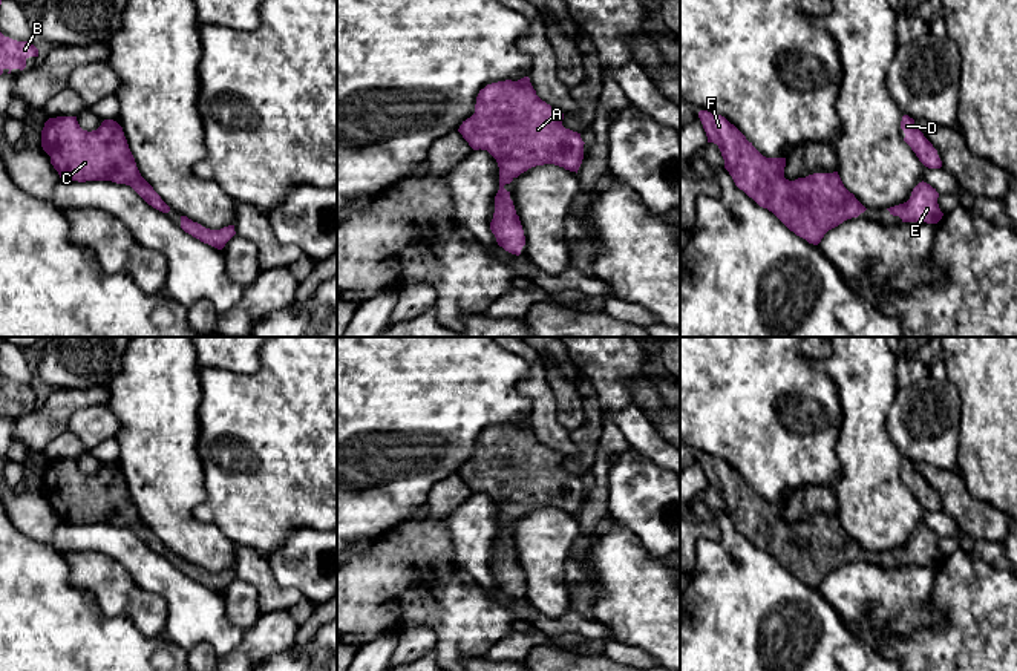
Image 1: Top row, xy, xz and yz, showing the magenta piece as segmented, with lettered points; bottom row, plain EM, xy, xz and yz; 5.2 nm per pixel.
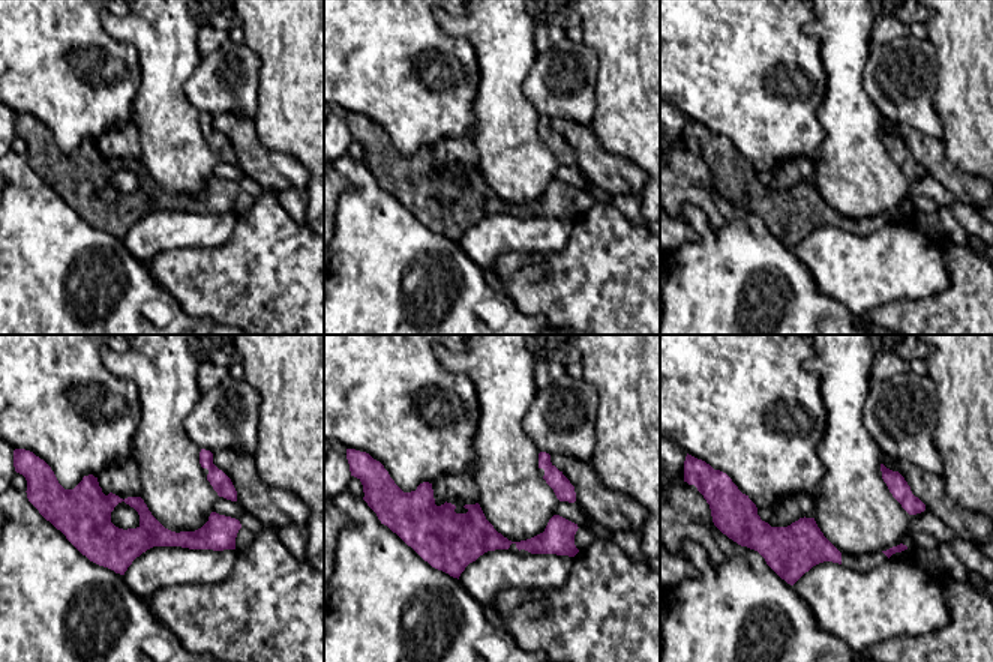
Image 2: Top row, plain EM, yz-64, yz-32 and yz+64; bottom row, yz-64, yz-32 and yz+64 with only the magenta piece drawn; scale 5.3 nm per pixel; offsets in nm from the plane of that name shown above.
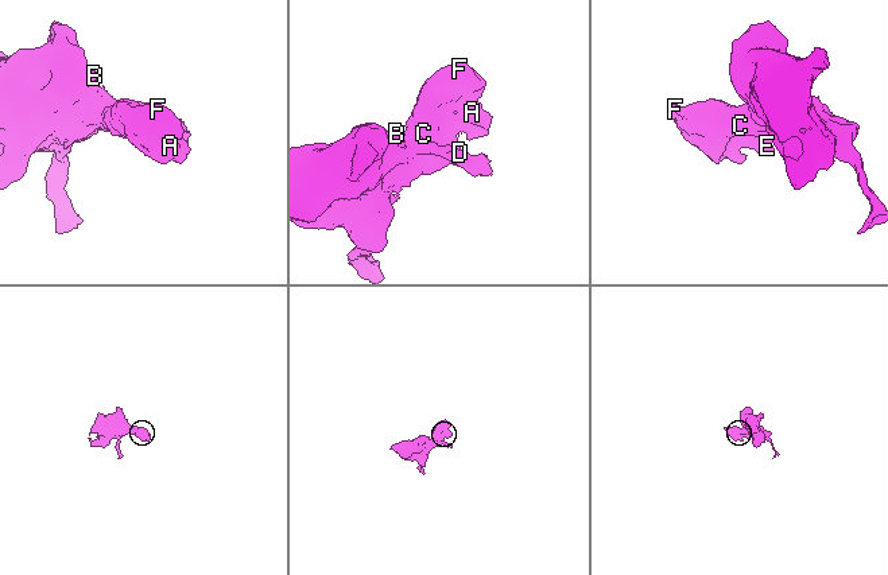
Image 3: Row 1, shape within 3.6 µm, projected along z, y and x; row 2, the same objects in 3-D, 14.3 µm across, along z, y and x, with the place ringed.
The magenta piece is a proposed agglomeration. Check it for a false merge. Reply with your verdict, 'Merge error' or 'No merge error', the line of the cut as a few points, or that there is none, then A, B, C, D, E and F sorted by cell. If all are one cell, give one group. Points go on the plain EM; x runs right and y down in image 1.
No merge error. No split. Groups: A B C D E F

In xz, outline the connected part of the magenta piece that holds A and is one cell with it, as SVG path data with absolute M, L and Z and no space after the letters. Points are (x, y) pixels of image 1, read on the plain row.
M530 421L518 424L505 423L487 427L479 434L475 457L463 464L458 475L473 493L487 493L499 510L499 533L495 539L495 556L490 573L499 590L519 599L525 588L524 573L516 558L510 535L504 532L521 516L531 510L554 507L565 513L579 513L584 502L584 484L580 476L562 469L564 457L542 444L533 432Z

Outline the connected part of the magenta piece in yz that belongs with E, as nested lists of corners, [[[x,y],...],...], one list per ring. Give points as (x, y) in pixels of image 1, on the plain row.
[[[919,525],[907,545],[887,552],[890,558],[899,559],[902,565],[937,567],[943,556],[937,547],[939,536],[927,525]]]

